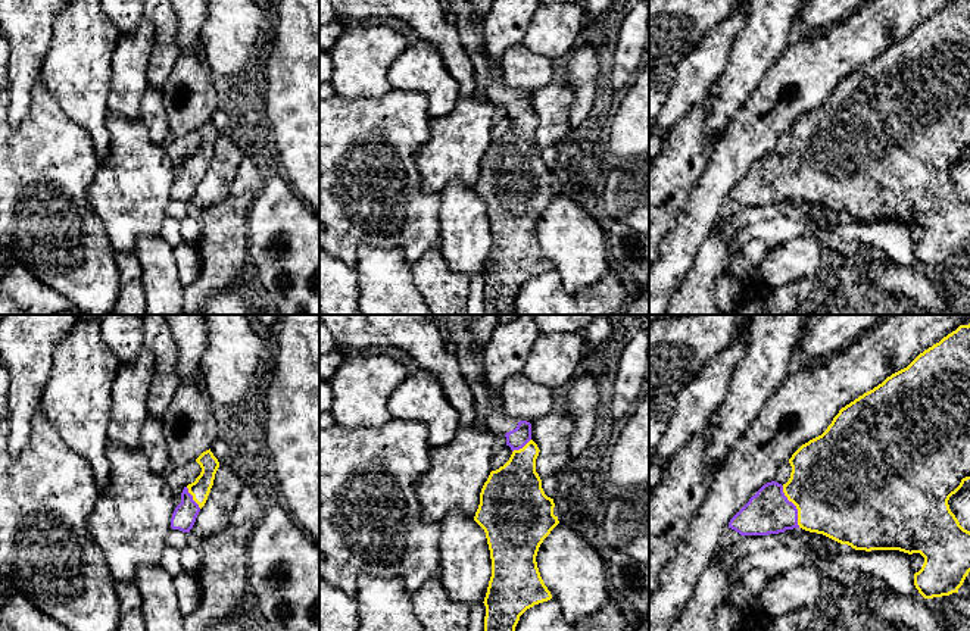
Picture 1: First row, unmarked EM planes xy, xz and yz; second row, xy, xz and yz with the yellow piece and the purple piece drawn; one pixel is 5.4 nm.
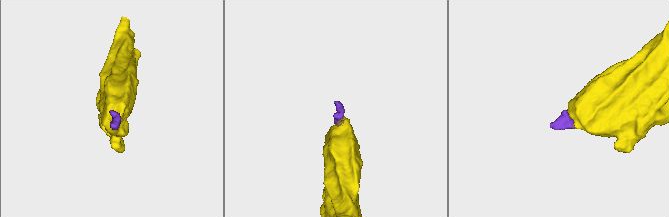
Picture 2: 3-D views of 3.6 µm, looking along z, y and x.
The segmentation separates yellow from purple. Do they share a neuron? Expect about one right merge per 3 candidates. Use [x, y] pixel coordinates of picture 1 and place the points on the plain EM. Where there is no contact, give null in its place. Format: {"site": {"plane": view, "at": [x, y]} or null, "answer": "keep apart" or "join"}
{"site": {"plane": "yz", "at": [795, 175]}, "answer": "join"}

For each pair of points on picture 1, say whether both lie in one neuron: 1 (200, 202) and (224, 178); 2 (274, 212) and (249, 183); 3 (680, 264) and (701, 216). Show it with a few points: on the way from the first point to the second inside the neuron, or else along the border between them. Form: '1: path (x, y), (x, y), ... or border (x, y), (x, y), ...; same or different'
1: path (206, 196), (218, 184); same
2: border (264, 183), (249, 211), (246, 227); different
3: path (680, 252), (683, 240), (692, 228); same

